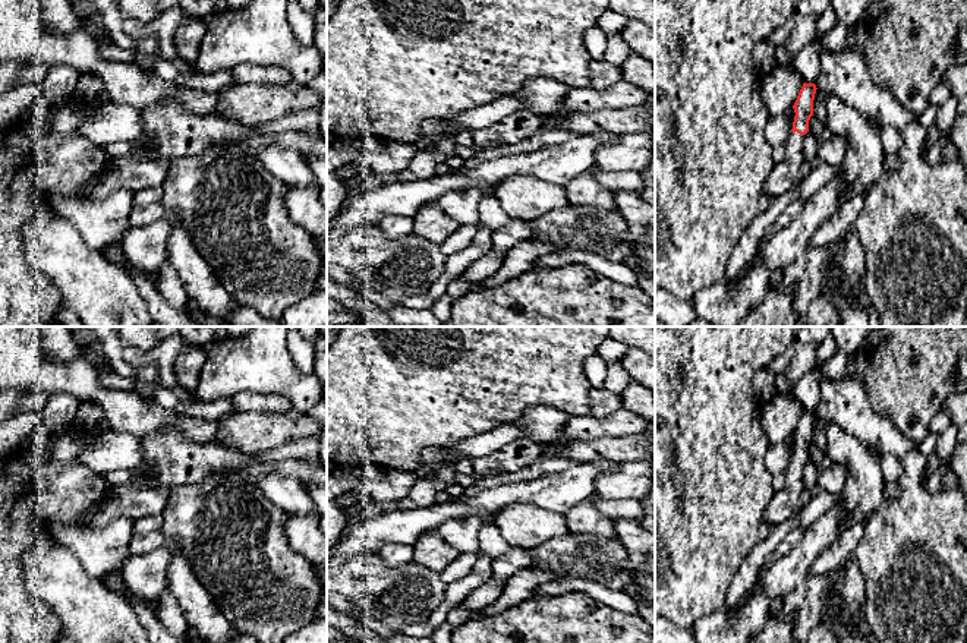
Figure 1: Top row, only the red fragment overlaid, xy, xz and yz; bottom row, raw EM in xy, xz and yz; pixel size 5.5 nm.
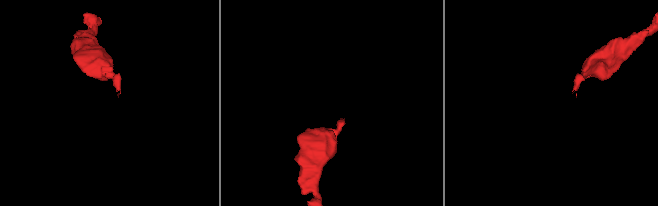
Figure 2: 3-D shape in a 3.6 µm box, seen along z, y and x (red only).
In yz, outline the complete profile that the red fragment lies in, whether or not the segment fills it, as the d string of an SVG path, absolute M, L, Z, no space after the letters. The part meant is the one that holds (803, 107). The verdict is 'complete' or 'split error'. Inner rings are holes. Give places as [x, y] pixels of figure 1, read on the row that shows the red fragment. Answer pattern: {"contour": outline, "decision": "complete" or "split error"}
{"contour": "M803 83L799 97L793 105L794 122L791 135L785 144L785 158L777 163L763 185L763 193L772 198L794 187L801 167L806 161L803 155L803 139L809 132L809 120L813 116L813 100L816 94L815 83Z", "decision": "split error"}

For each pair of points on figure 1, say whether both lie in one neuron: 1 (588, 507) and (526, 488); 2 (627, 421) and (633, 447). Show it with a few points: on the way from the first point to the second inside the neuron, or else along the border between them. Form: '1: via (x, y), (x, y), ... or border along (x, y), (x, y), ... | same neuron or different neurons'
1: border along (594, 494), (563, 514) | different neurons
2: border along (639, 432), (597, 440) | different neurons

